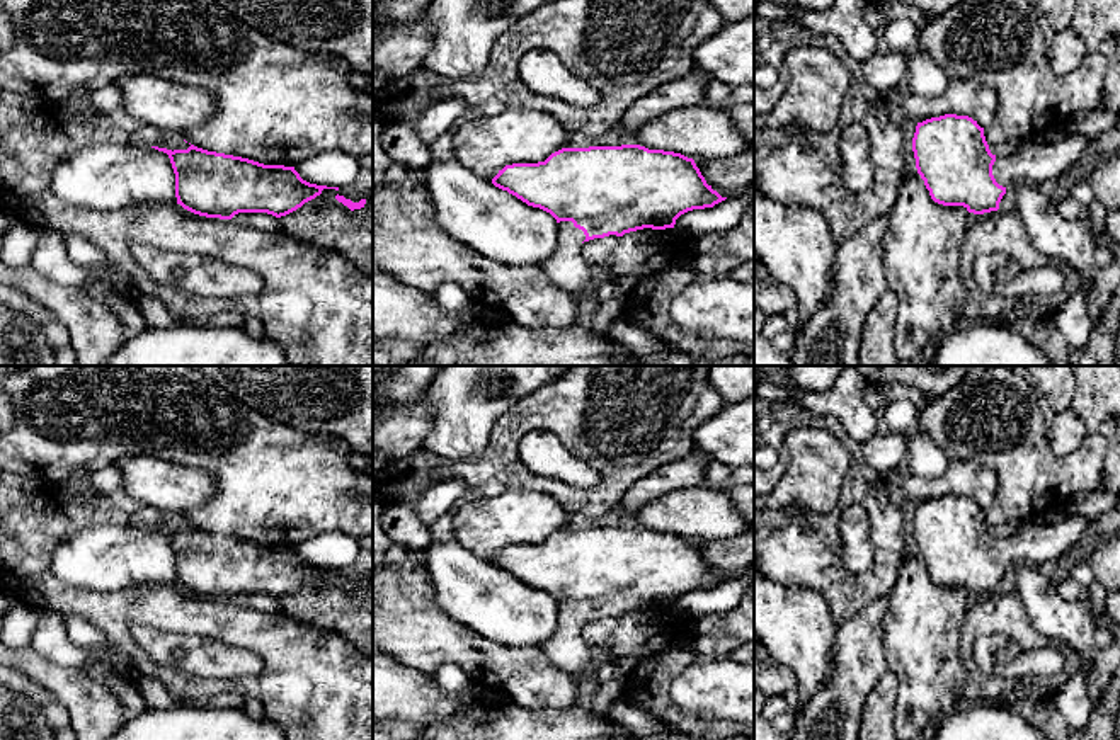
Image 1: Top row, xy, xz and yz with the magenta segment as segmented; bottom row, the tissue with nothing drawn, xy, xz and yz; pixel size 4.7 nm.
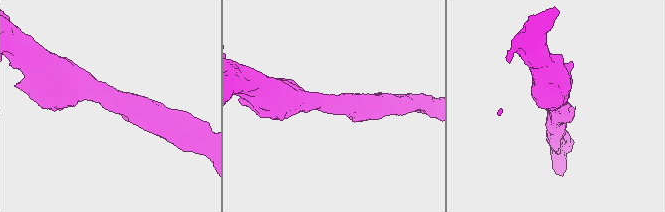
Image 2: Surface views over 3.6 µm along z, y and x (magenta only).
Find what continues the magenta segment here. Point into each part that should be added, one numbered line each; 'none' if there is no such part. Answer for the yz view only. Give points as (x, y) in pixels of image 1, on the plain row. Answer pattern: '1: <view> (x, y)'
1: yz (1034, 541)

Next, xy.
none

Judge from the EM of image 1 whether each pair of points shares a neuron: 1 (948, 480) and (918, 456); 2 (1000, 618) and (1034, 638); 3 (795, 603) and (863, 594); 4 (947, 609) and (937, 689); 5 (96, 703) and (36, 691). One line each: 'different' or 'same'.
1: different
2: same
3: different
4: same
5: different

